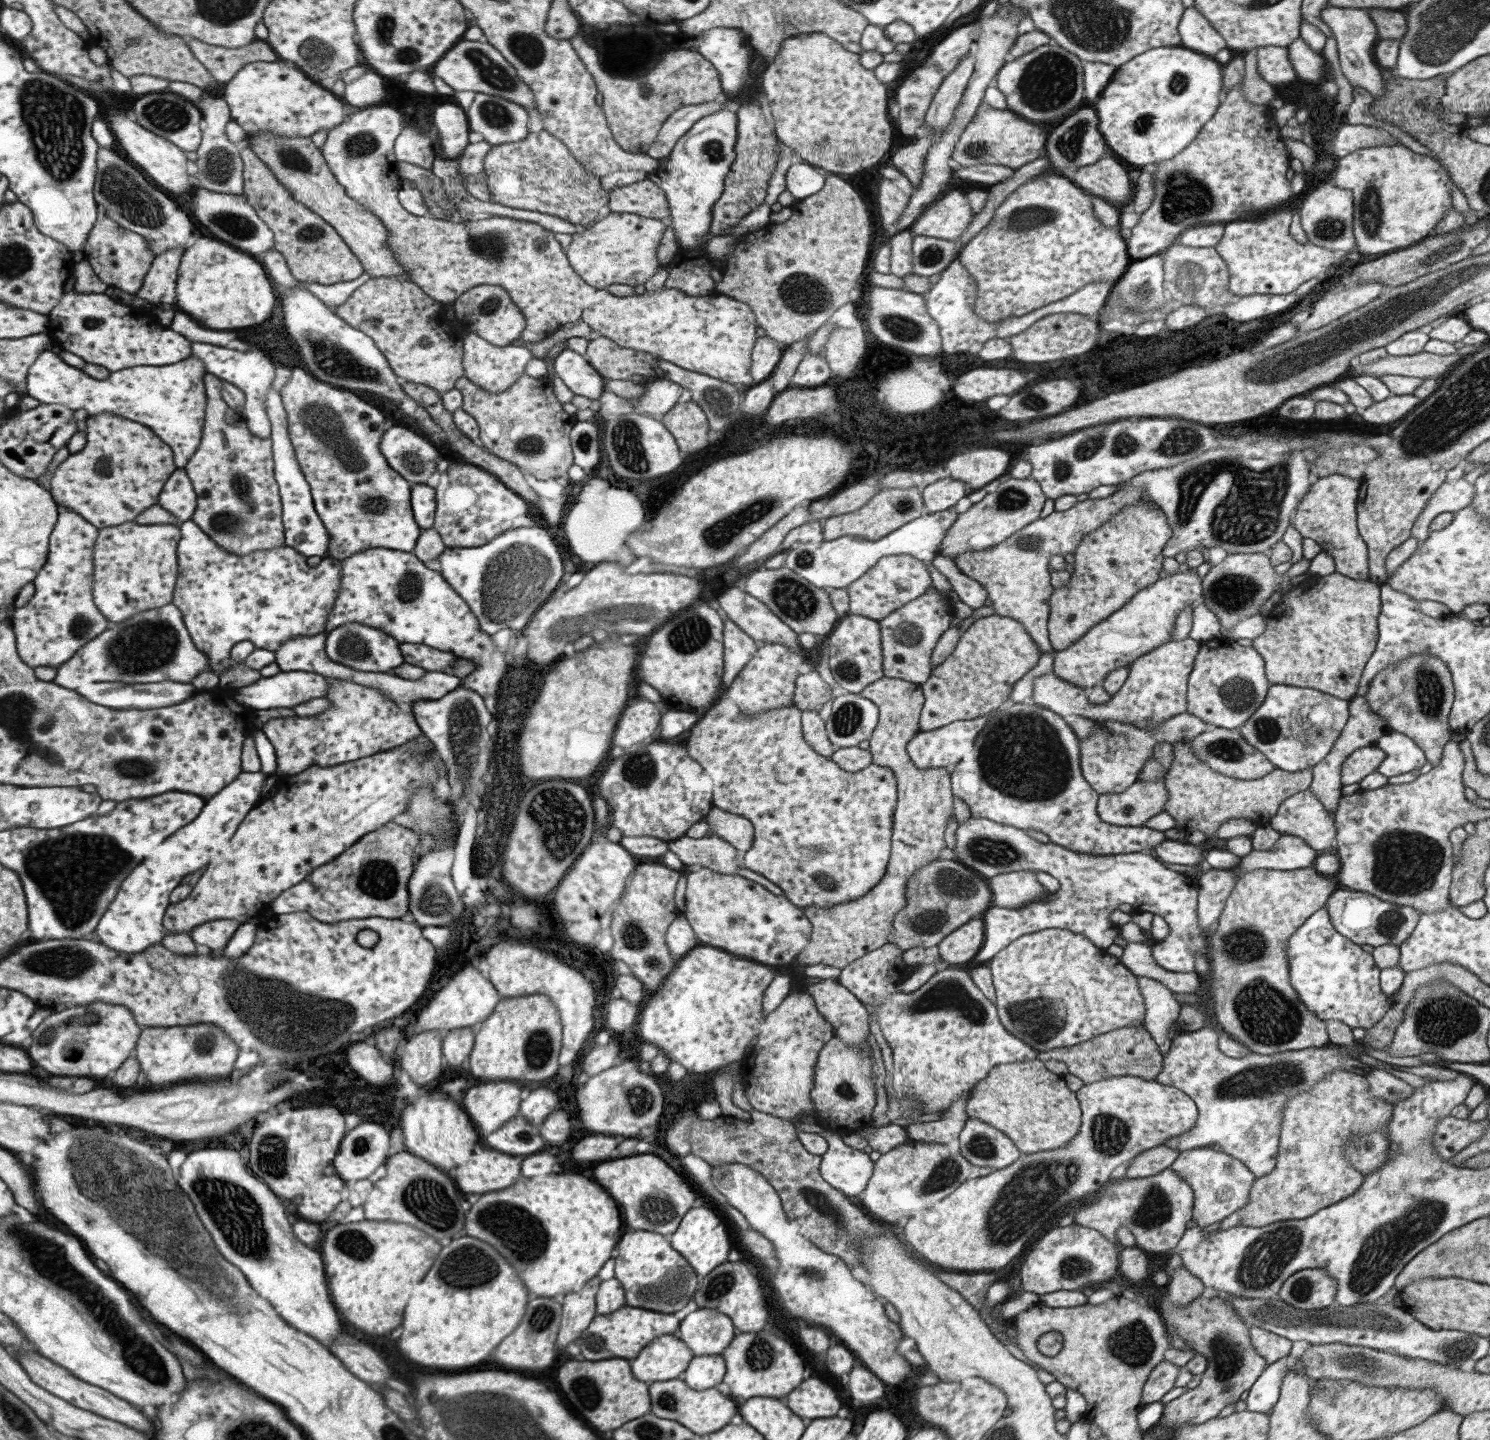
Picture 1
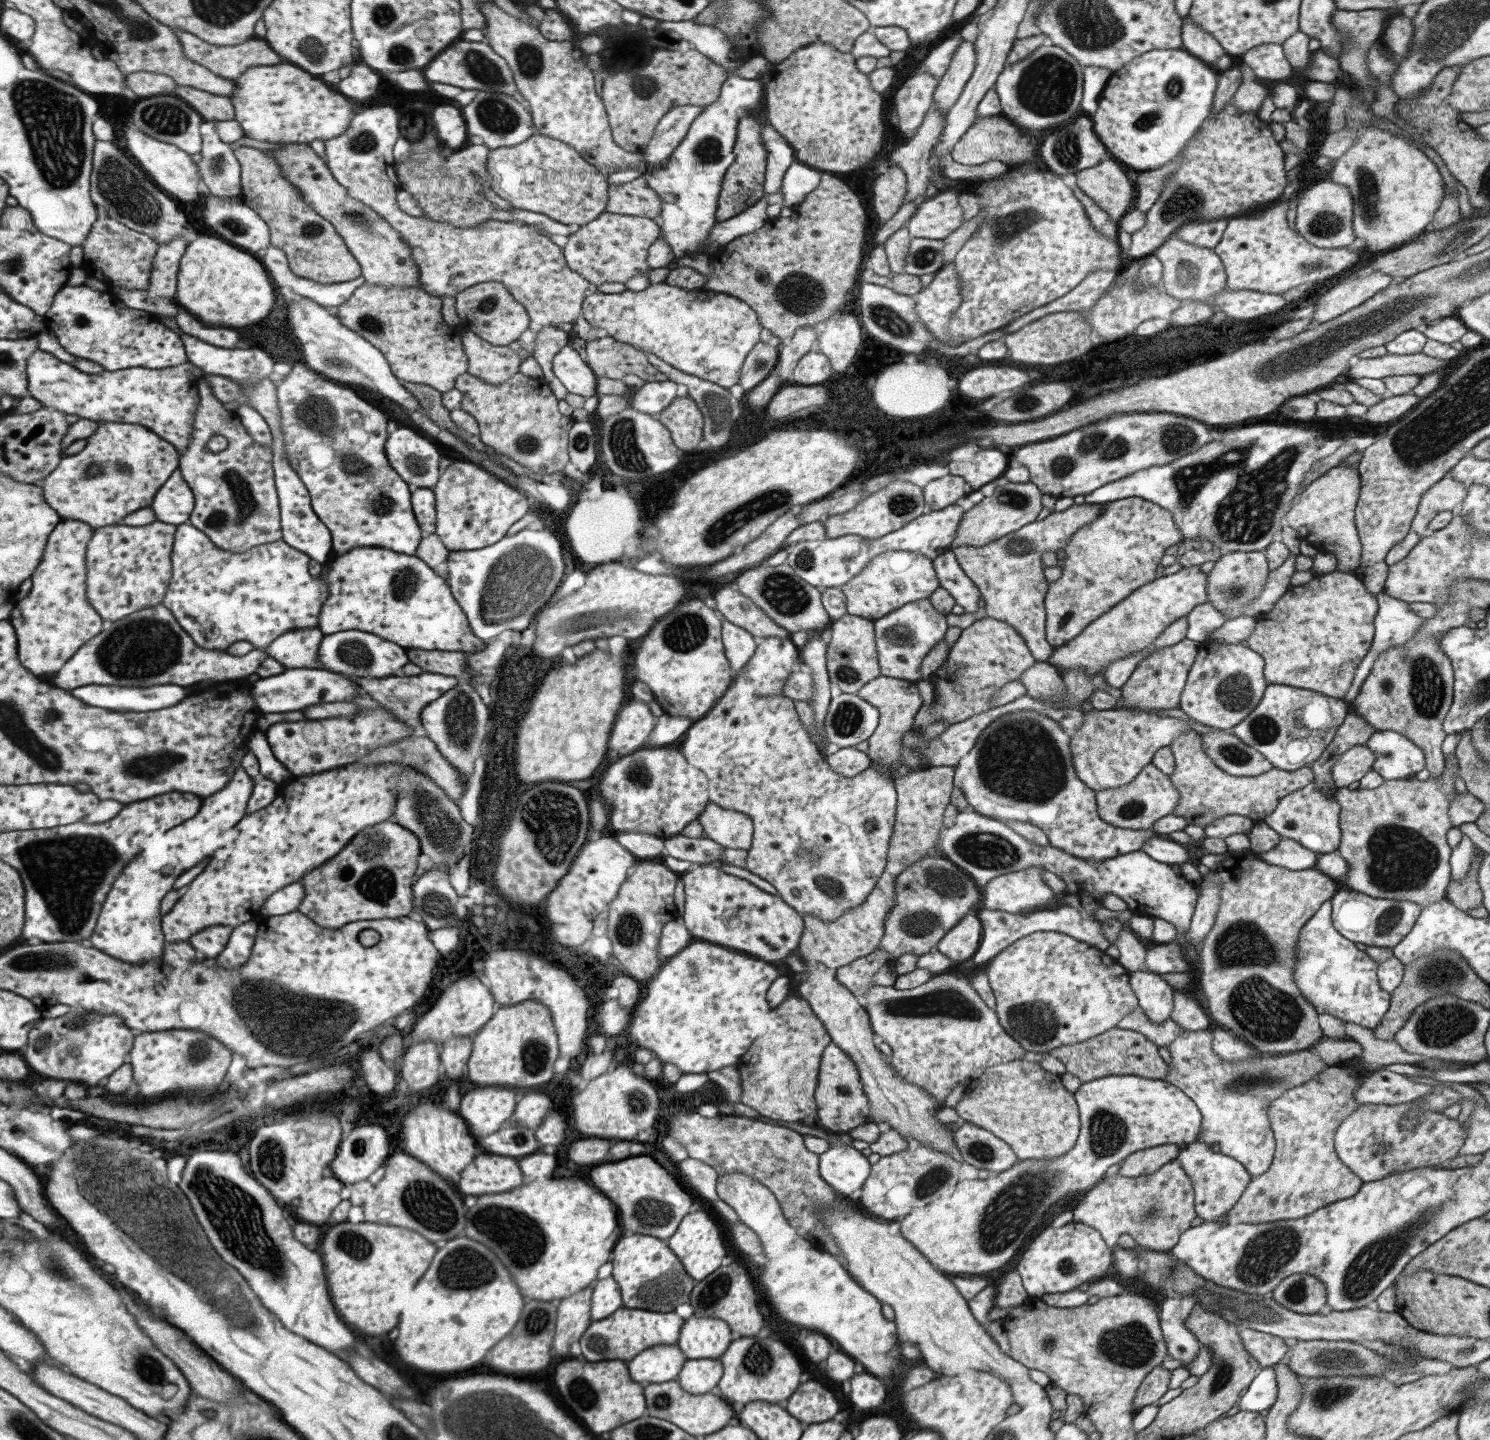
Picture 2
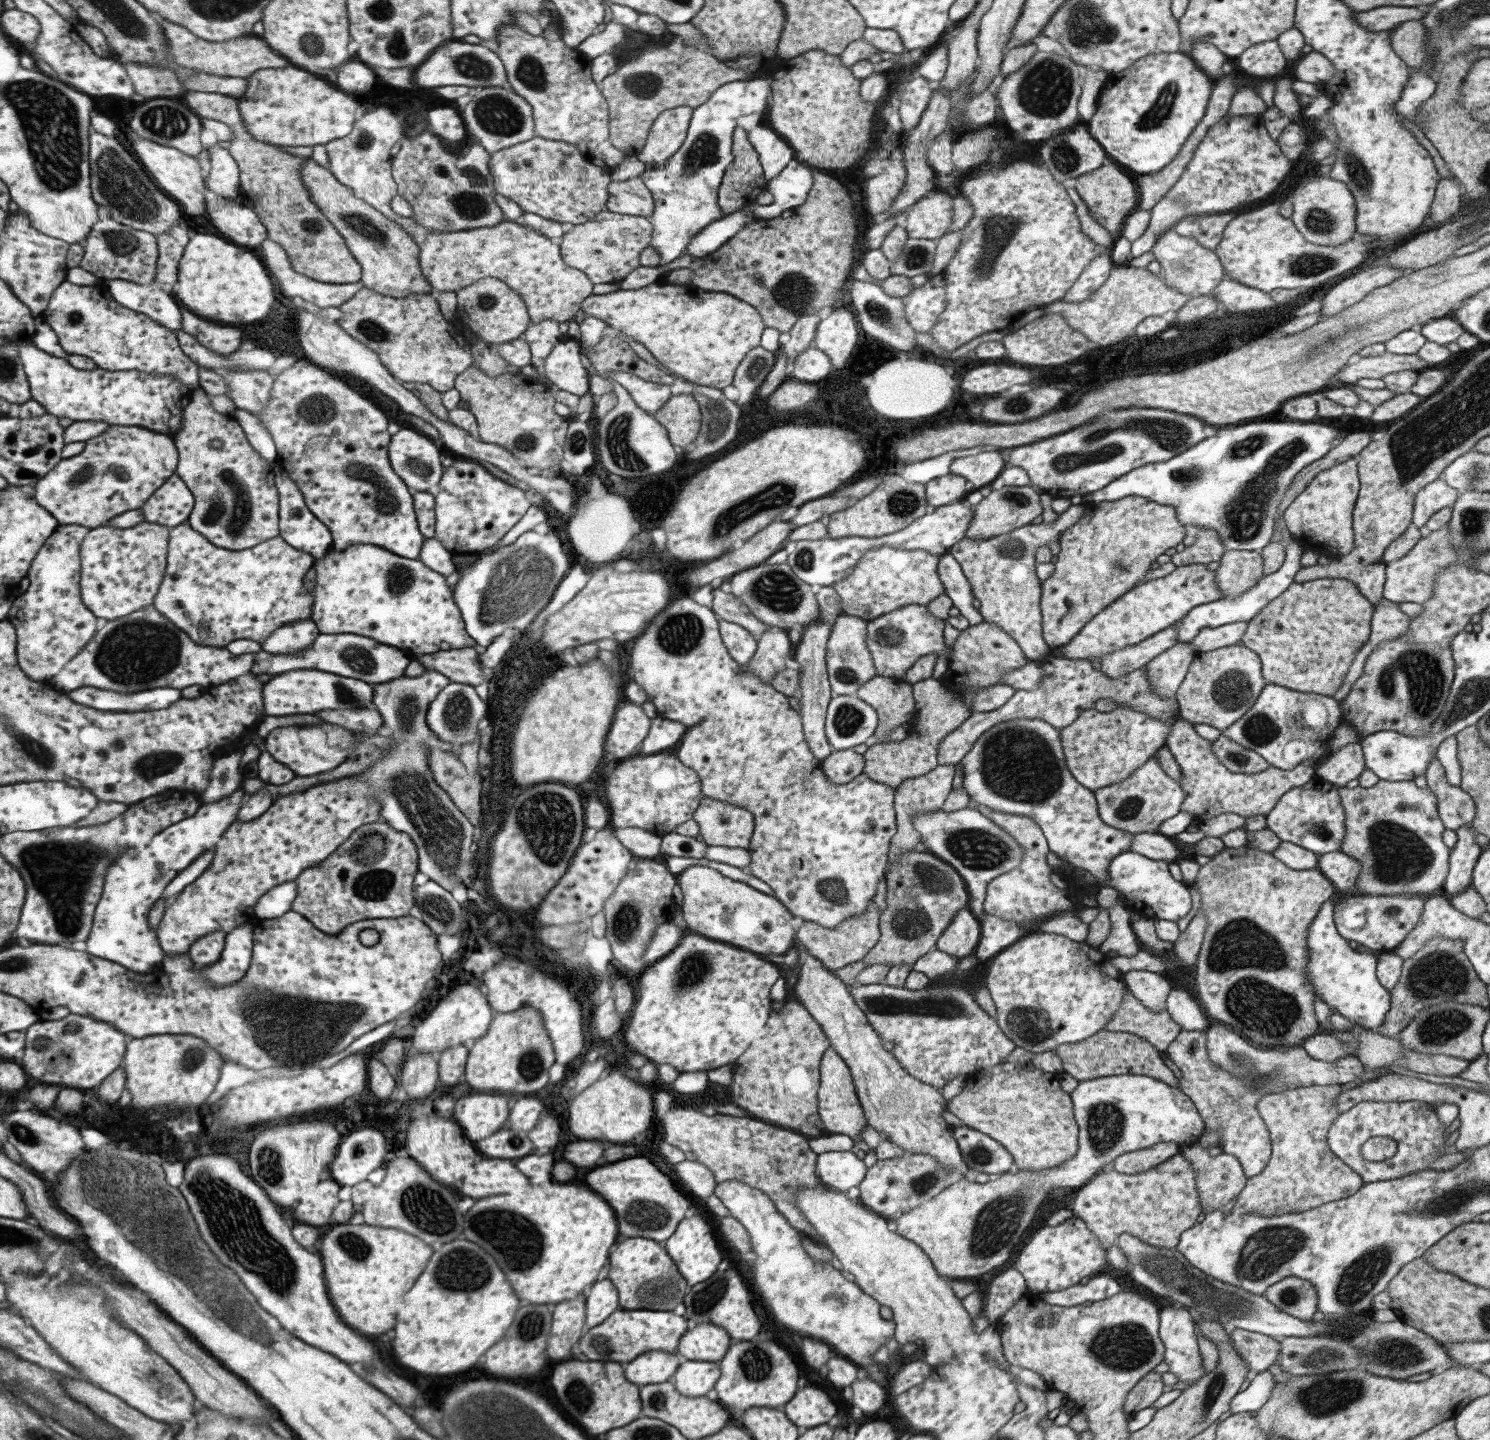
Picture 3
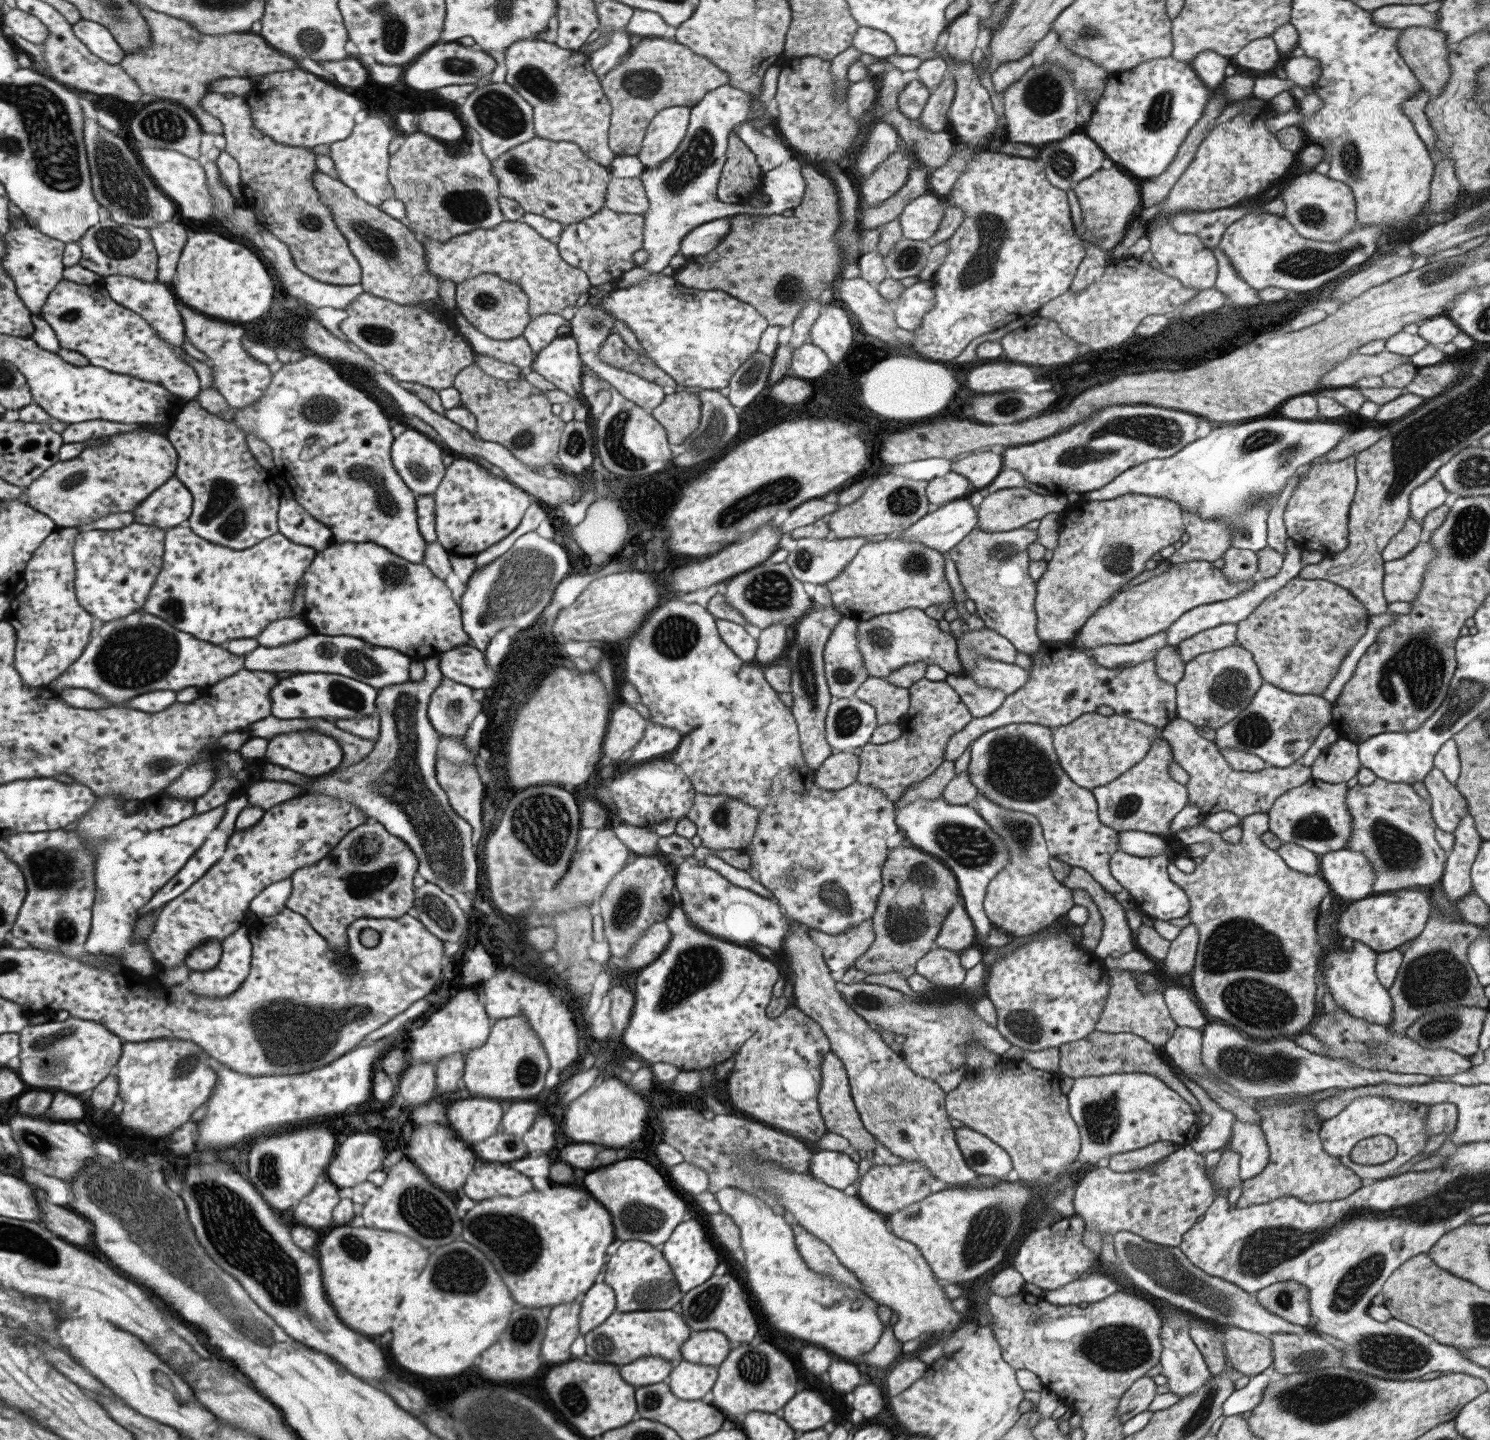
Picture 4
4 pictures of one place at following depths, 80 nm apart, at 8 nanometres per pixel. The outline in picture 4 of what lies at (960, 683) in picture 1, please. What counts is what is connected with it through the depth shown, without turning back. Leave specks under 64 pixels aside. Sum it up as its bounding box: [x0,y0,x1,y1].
[956,627,1018,676]

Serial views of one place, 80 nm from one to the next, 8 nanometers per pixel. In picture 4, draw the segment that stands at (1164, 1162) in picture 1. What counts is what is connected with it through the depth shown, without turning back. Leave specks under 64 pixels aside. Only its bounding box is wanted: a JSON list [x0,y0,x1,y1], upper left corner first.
[1108,1141,1175,1172]

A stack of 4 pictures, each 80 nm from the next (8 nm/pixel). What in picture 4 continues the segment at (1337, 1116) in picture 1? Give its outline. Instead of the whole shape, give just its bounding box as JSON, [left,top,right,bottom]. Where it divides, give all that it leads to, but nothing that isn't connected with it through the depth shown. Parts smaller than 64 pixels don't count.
[1233,1096,1361,1208]

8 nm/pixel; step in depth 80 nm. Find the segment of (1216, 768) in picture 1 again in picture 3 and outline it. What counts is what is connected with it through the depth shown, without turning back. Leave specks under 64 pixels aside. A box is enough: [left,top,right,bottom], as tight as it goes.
[1211,734,1269,774]

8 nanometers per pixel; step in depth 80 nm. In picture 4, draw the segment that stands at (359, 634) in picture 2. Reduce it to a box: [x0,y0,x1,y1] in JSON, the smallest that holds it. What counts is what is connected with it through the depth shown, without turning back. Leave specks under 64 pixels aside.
[246,632,413,689]

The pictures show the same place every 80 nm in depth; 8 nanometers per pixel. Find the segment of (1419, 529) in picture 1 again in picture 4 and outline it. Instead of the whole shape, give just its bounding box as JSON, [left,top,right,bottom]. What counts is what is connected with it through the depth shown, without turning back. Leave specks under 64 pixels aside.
[1409,477,1449,523]

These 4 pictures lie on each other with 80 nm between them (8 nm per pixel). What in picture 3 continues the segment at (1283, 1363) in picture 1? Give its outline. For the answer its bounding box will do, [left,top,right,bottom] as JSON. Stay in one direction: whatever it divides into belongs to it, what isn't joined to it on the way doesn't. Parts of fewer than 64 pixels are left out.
[1229,1371,1275,1414]

